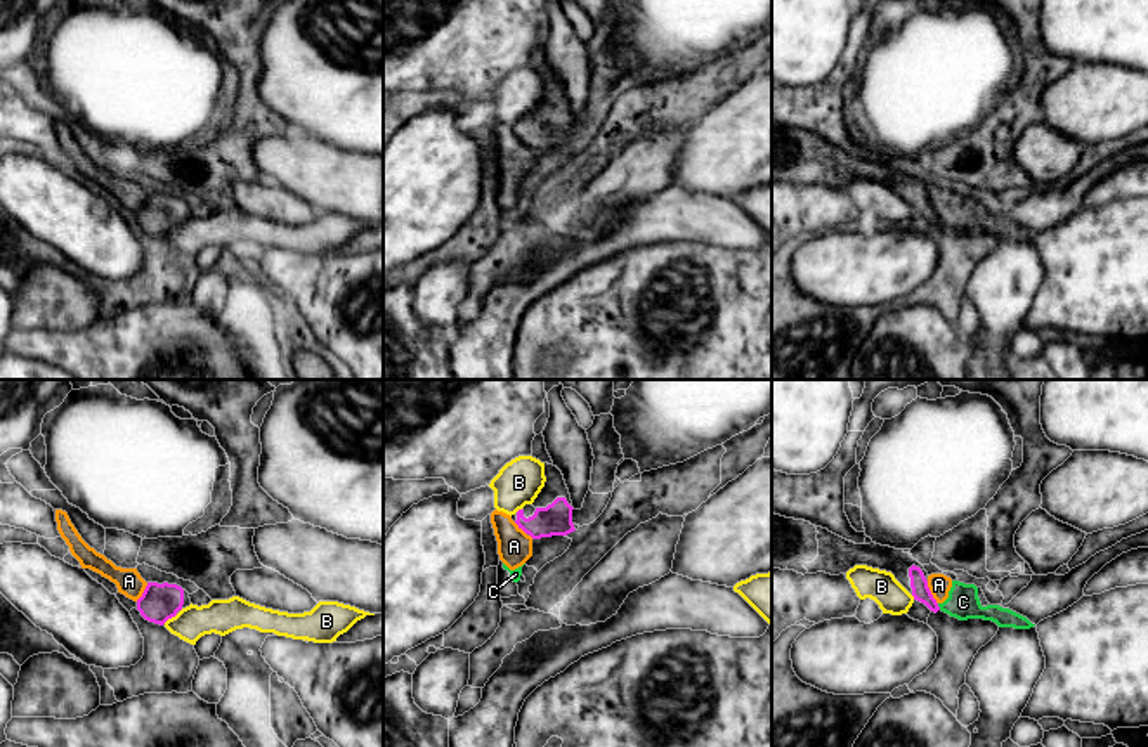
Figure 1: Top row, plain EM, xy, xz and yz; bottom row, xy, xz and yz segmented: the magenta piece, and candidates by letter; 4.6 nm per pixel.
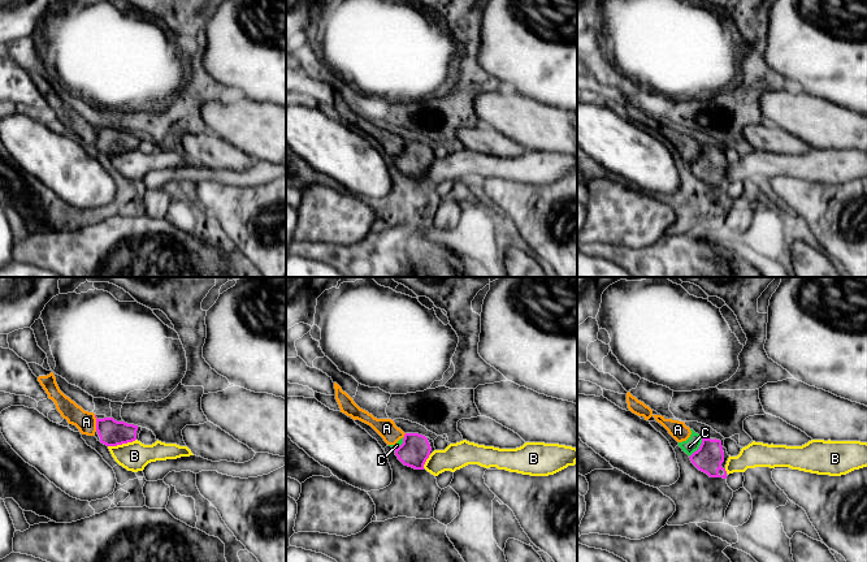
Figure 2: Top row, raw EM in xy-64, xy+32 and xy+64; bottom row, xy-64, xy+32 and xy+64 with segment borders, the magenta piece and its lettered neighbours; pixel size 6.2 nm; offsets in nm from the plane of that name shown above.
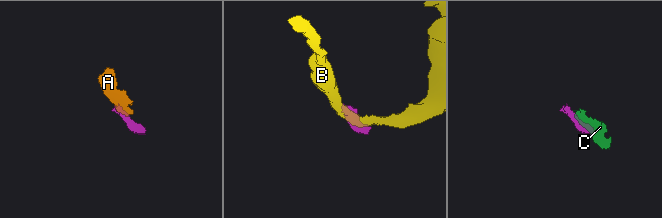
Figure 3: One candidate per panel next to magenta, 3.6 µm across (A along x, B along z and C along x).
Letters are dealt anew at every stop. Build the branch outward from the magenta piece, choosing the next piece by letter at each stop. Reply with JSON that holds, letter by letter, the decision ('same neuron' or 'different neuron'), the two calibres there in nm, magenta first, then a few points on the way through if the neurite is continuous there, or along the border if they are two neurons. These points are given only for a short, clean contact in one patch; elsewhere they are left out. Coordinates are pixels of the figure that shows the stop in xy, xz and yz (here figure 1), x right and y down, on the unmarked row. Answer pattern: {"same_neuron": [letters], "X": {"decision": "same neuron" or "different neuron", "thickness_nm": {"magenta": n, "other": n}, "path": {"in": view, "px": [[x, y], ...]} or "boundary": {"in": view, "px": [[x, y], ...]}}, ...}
{"same_neuron": [], "A": {"decision": "different neuron", "thickness_nm": {"magenta": 80, "other": 100}, "boundary": {"in": "yz", "px": [[926, 193], [937, 215]]}}, "B": {"decision": "different neuron", "thickness_nm": {"magenta": 180, "other": 160}, "boundary": {"in": "xy", "px": [[177, 226], [163, 234]]}}, "C": {"decision": "different neuron", "thickness_nm": {"magenta": 80, "other": 150}, "boundary": {"in": "yz", "px": [[937, 215], [940, 220]]}}}

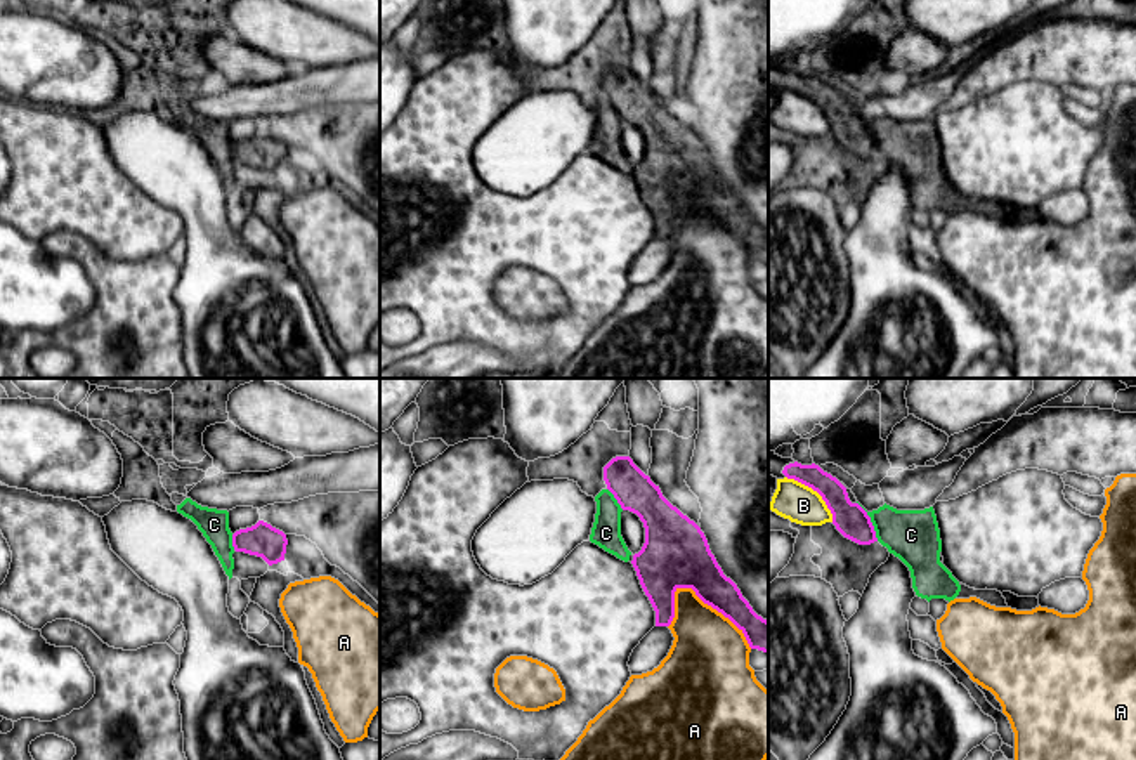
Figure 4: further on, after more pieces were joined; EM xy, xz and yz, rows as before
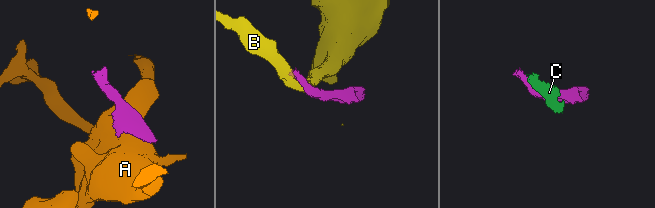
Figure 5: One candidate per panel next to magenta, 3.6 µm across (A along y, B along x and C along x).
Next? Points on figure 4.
{"same_neuron": [], "A": {"decision": "different neuron", "thickness_nm": {"magenta": 220, "other": 380}}, "B": {"decision": "different neuron", "thickness_nm": {"magenta": 160, "other": 180}, "boundary": {"in": "yz", "px": [[786, 87], [810, 98], [824, 113], [833, 132]]}}, "C": {"decision": "different neuron", "thickness_nm": {"magenta": 160, "other": 240}, "boundary": {"in": "yz", "px": [[857, 113], [869, 129], [878, 151]]}}}

